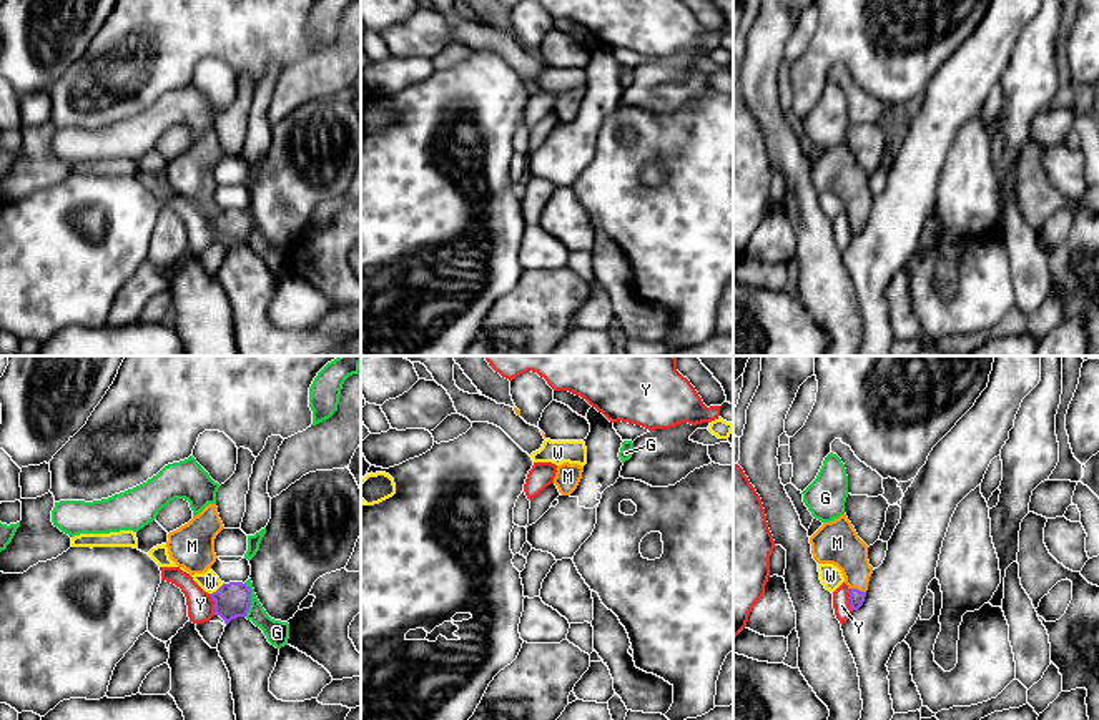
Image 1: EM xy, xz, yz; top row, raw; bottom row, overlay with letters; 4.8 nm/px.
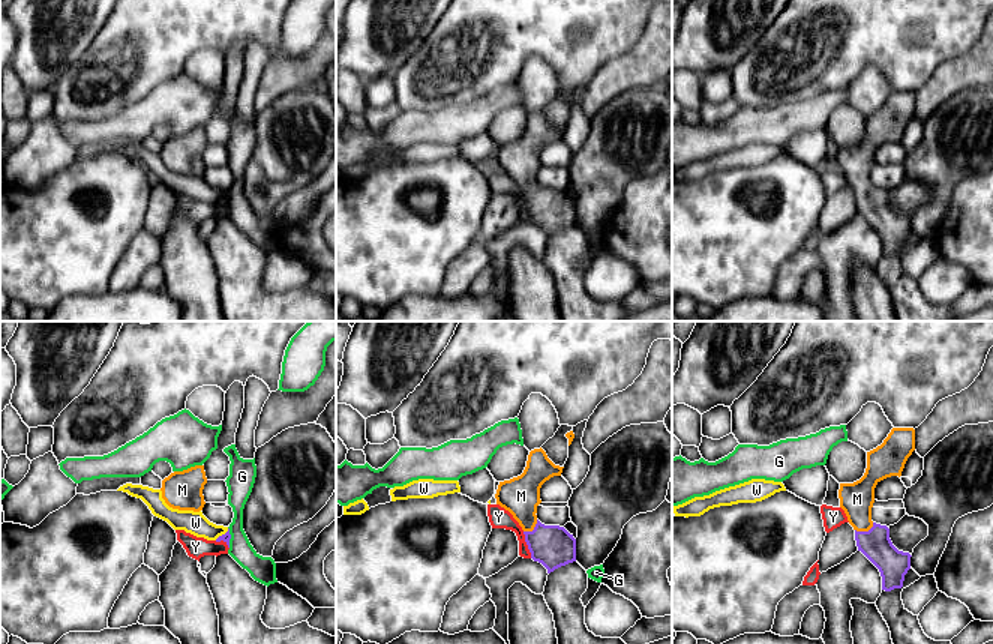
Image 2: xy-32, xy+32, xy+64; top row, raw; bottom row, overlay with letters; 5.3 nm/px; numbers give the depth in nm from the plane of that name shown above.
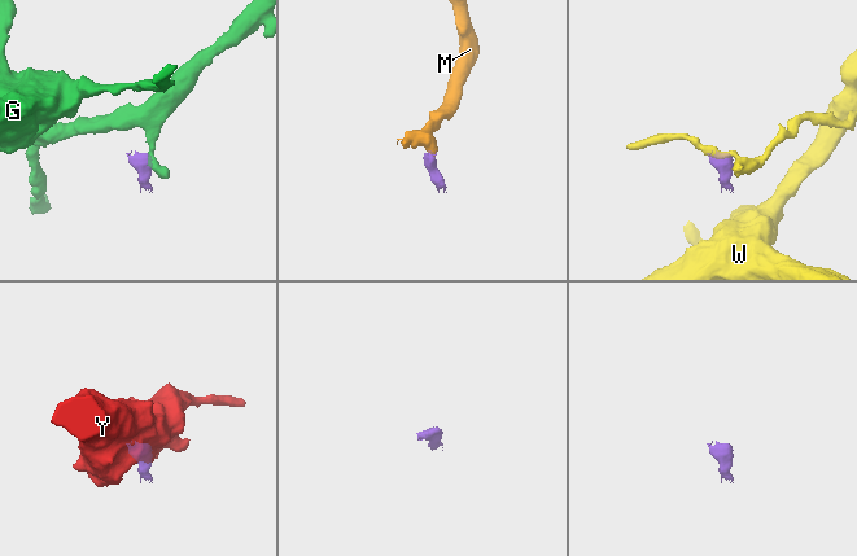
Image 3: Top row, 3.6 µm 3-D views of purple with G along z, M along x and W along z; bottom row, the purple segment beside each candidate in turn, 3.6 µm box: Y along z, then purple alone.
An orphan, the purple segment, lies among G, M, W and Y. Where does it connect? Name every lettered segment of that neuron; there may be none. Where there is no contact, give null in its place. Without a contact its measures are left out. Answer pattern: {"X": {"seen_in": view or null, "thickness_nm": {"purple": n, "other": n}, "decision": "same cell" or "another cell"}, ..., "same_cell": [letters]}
{"G": {"seen_in": "xy", "thickness_nm": {"purple": 170, "other": 120}, "decision": "another cell"}, "M": {"seen_in": "yz", "thickness_nm": {"purple": 80, "other": 220}, "decision": "same cell"}, "W": {"seen_in": "xy", "thickness_nm": {"purple": 170, "other": 100}, "decision": "another cell"}, "Y": {"seen_in": "yz", "thickness_nm": {"purple": 80, "other": 80}, "decision": "another cell"}, "same_cell": ["M"]}

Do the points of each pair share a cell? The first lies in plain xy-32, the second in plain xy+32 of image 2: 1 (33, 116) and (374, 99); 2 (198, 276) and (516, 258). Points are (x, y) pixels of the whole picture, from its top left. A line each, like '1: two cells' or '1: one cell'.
1: one cell
2: one cell

